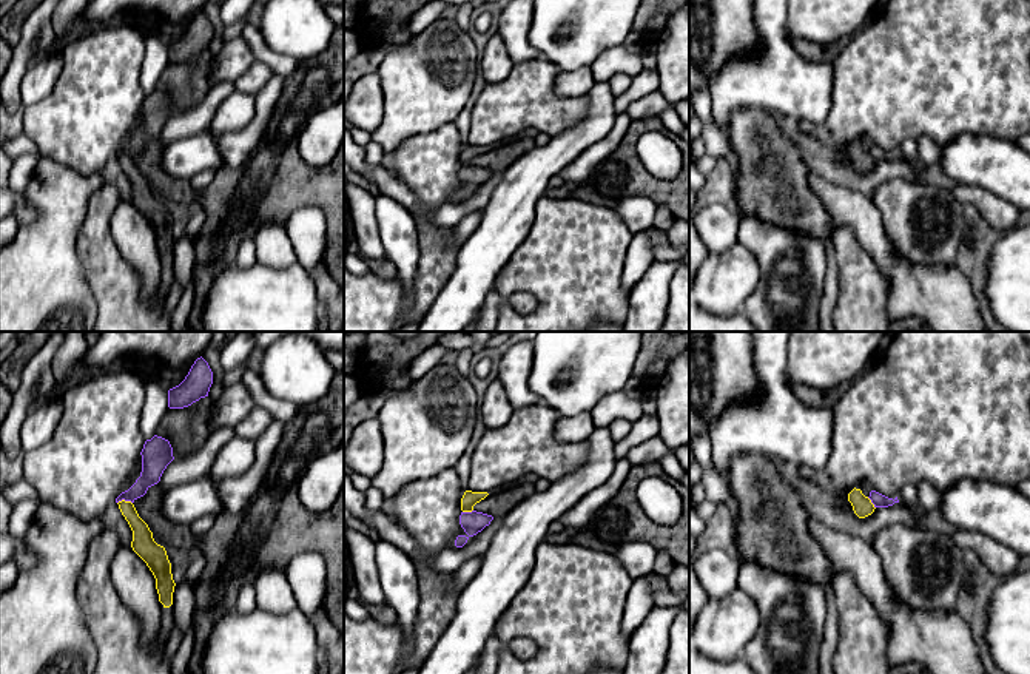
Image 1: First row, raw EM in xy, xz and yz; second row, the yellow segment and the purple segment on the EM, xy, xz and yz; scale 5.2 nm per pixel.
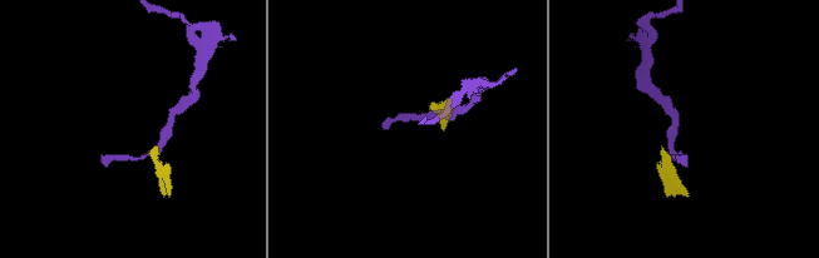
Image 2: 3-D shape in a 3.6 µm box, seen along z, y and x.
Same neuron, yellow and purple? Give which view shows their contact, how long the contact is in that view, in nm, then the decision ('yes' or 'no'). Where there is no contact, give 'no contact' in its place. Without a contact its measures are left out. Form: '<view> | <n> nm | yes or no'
xy | 80 nm | no

